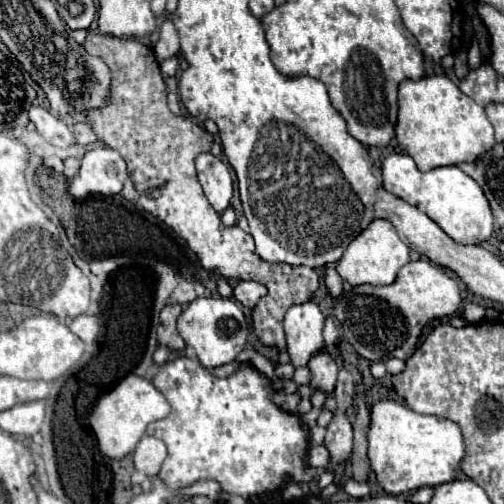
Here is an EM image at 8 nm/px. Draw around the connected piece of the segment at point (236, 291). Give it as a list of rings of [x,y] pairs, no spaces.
[[[237,282],[233,286],[233,298],[245,308],[255,308],[261,296],[267,294],[267,288],[257,282]]]

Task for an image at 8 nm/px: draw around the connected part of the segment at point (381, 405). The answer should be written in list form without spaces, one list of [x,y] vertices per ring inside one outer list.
[[[385,398],[371,408],[371,426],[367,432],[369,462],[379,486],[387,494],[405,494],[423,486],[439,486],[453,480],[463,458],[463,438],[455,422],[417,414],[403,402]]]

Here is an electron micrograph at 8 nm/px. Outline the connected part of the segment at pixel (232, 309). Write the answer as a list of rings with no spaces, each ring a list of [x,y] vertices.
[[[197,298],[189,302],[177,320],[177,330],[185,344],[195,350],[205,368],[217,368],[233,362],[247,342],[247,322],[233,298]]]

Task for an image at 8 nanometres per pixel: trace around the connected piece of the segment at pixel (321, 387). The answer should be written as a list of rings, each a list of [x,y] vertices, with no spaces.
[[[321,352],[315,358],[311,358],[309,370],[311,370],[309,386],[313,390],[333,394],[335,384],[337,384],[337,364],[335,364],[335,360],[327,352]]]

